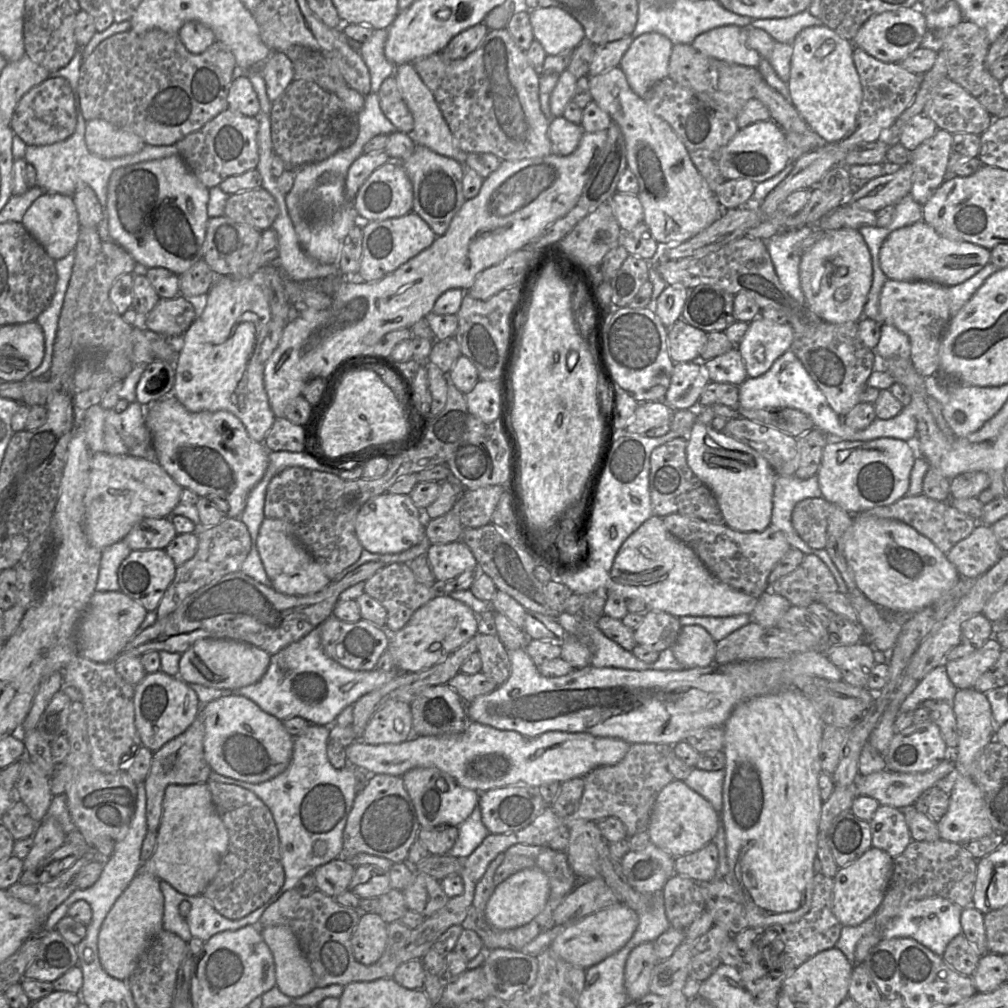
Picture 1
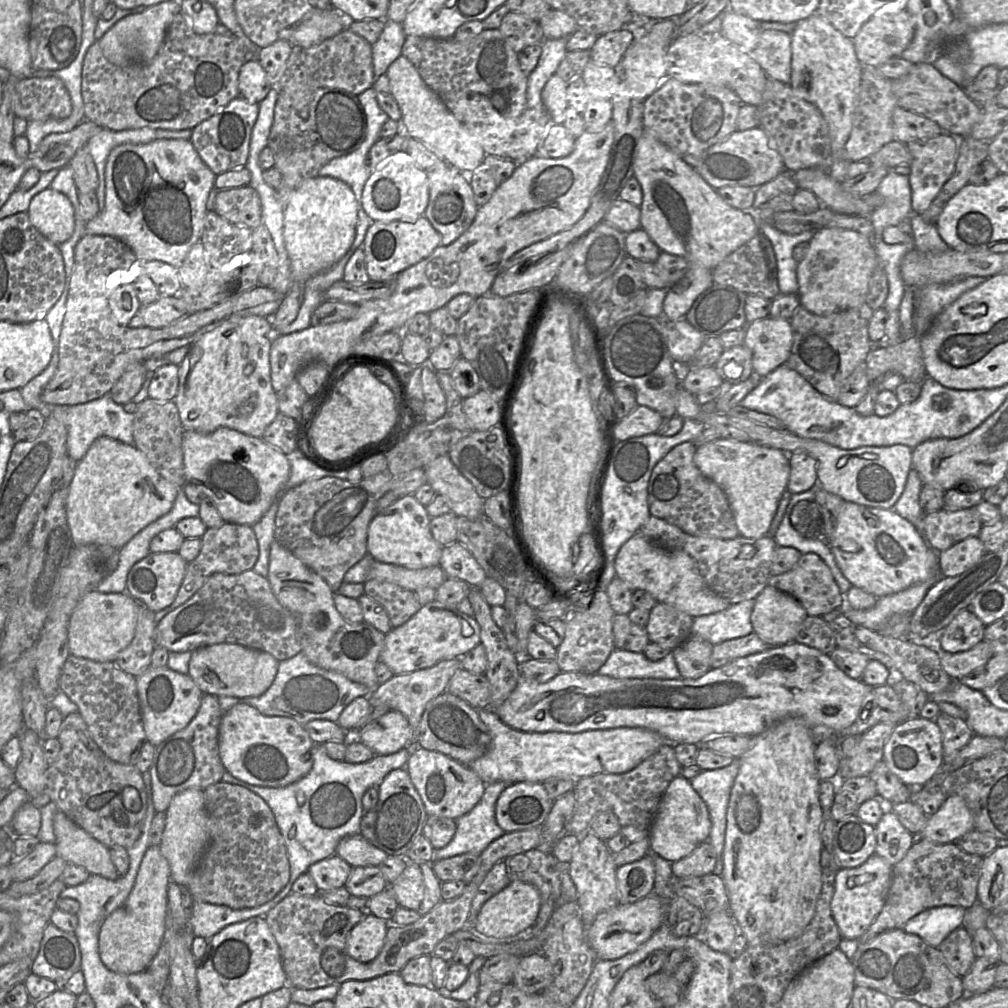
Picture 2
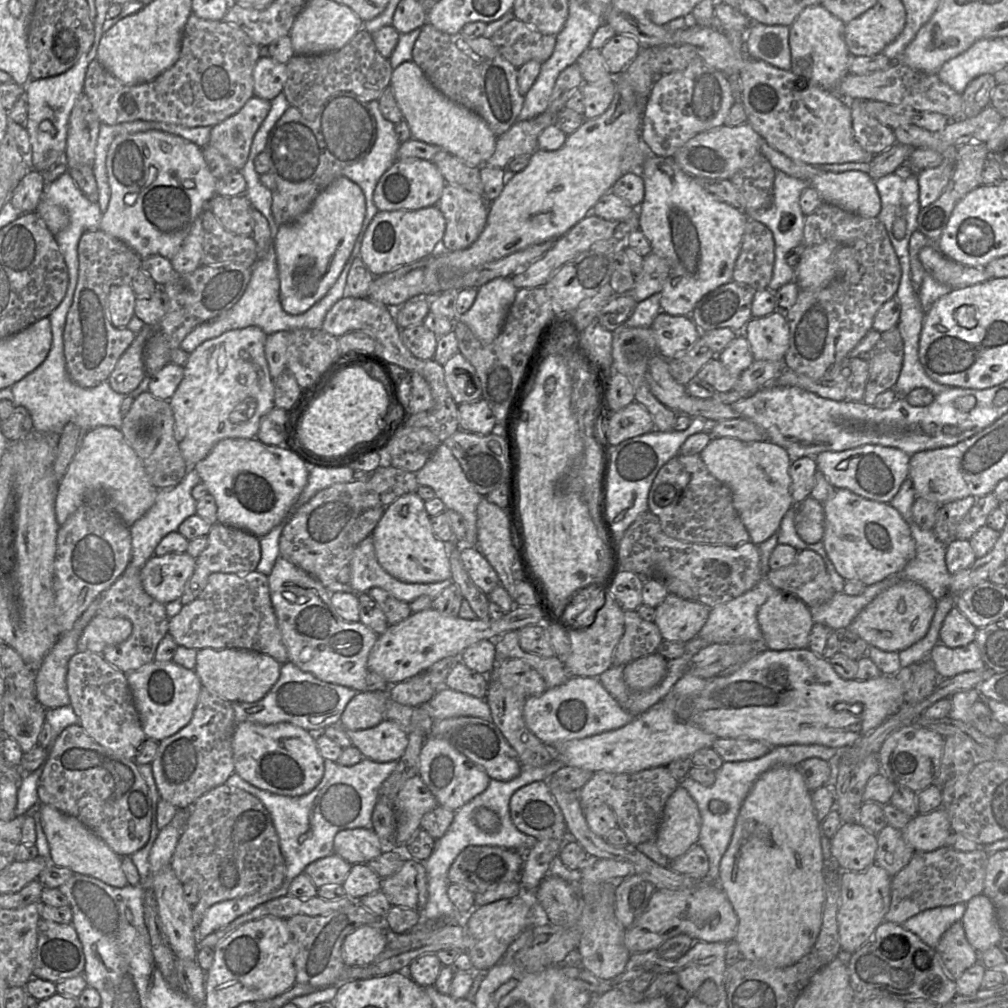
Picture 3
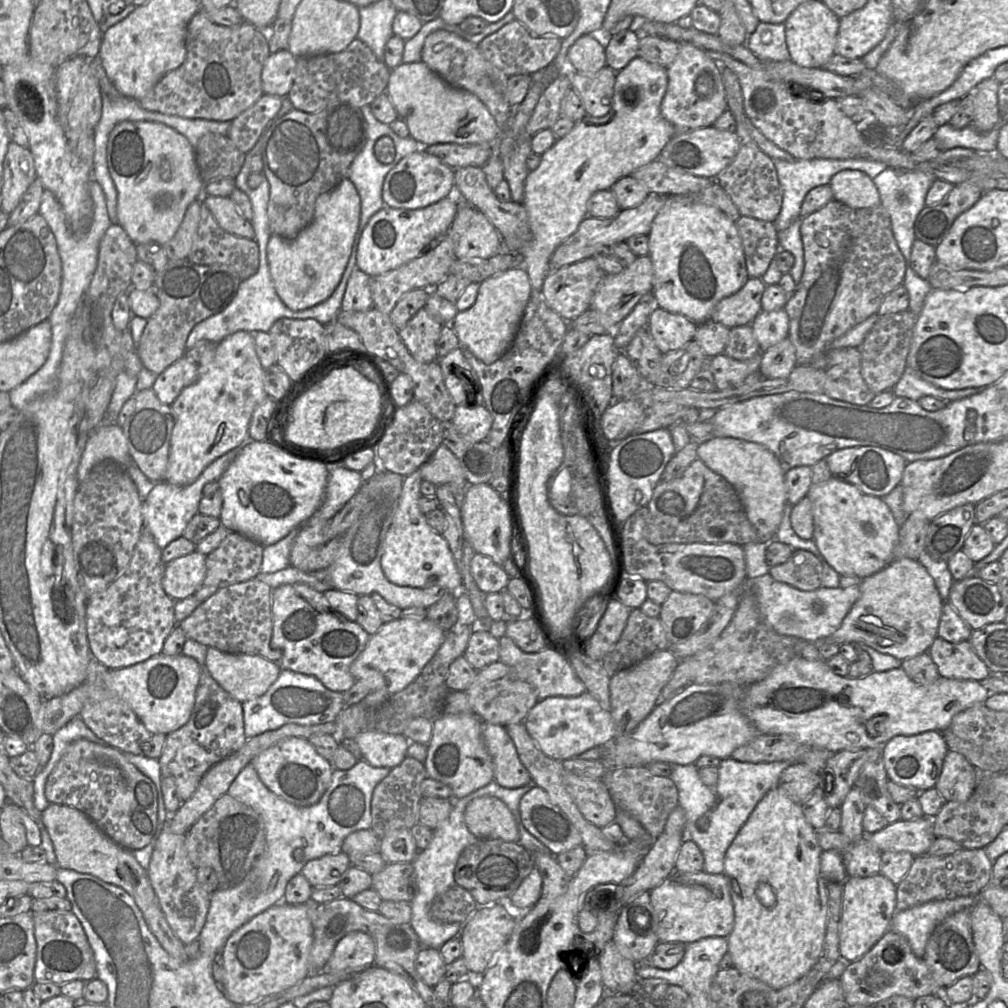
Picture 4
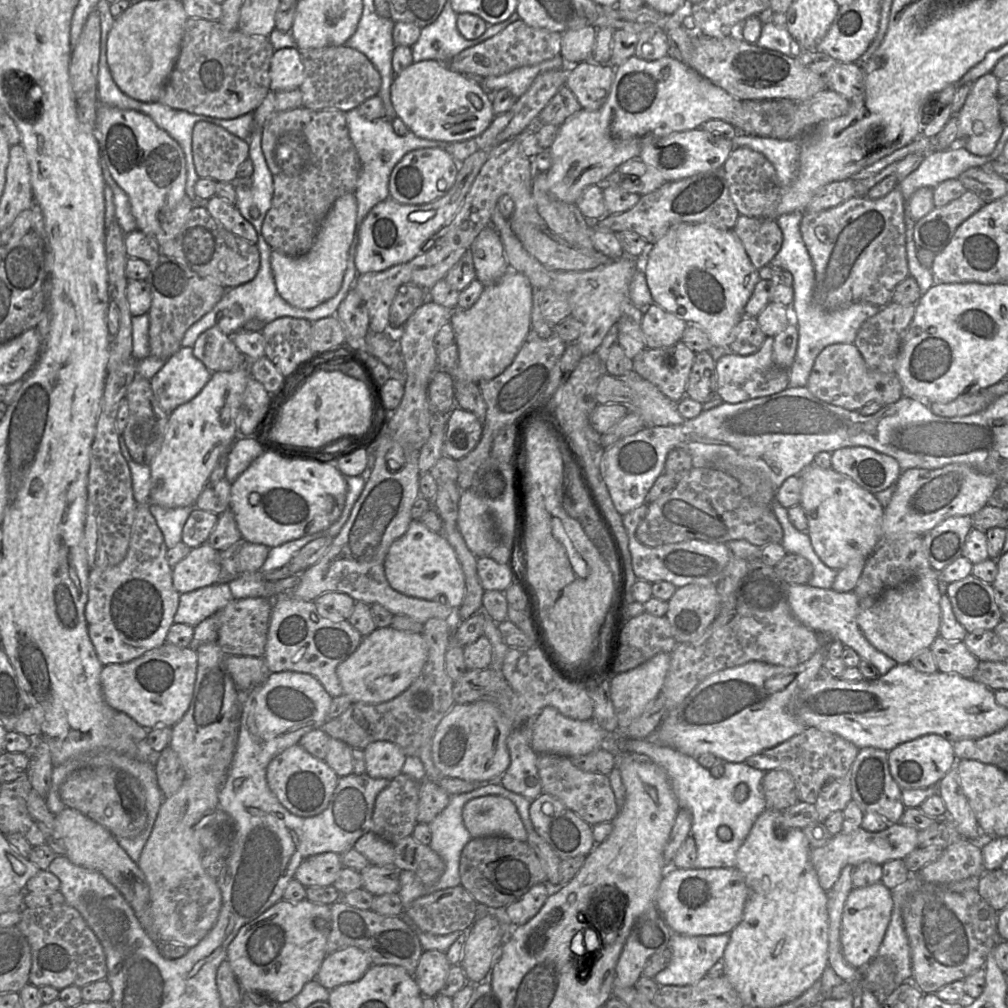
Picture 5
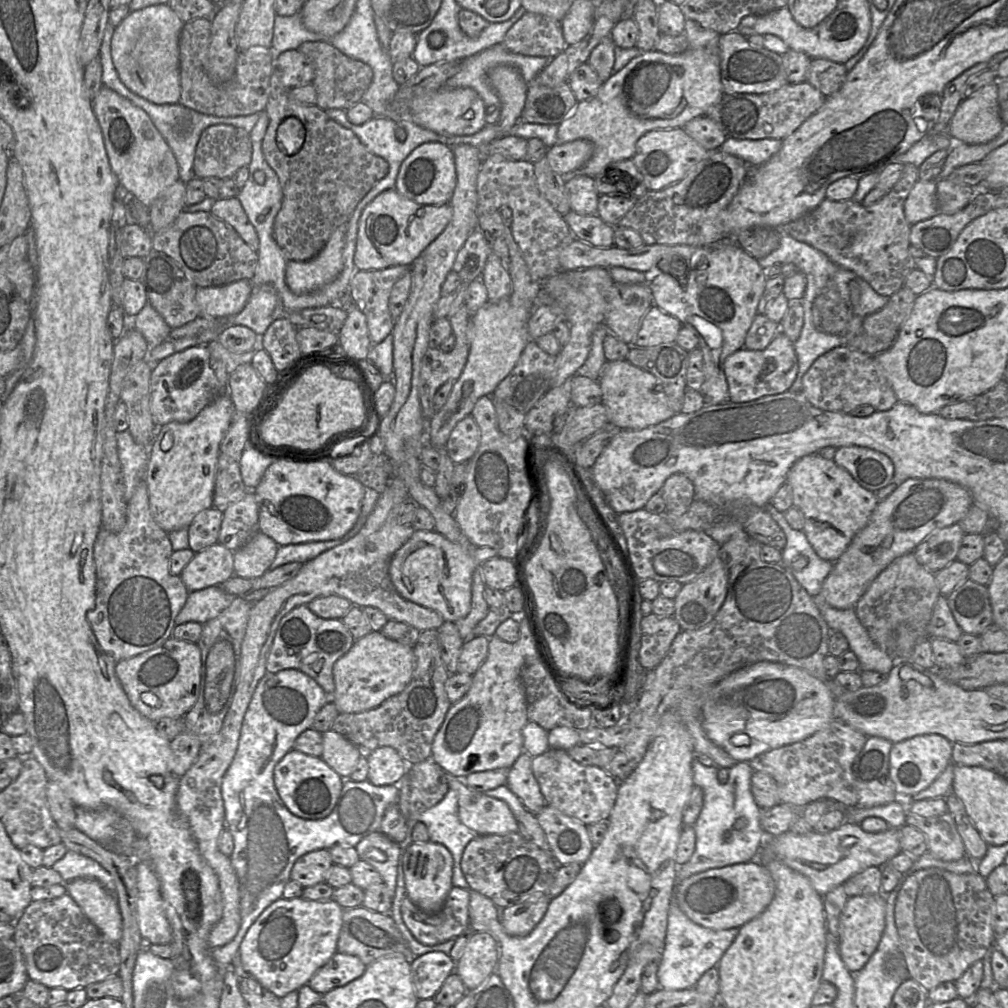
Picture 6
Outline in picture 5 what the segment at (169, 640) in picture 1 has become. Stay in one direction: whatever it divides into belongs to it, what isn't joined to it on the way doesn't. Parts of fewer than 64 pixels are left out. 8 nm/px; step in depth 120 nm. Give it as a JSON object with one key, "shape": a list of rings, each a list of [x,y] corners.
{"shape":[[[264,597],[235,599],[219,611],[221,613],[221,626],[216,642],[224,654],[227,656],[252,656],[264,659],[273,600]]]}

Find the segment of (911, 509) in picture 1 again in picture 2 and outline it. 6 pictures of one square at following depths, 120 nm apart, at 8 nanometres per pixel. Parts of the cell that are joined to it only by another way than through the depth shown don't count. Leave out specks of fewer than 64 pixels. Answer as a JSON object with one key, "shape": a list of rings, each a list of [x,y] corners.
{"shape":[[[975,507],[948,511],[945,509],[924,514],[922,536],[936,552],[943,552],[954,544],[978,536],[983,524]]]}

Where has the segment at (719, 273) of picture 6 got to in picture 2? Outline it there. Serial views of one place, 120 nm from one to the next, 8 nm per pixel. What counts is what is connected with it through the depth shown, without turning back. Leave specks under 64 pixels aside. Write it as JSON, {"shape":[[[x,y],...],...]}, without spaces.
{"shape":[[[645,128],[636,145],[632,171],[643,194],[639,206],[641,228],[661,251],[682,256],[687,261],[686,274],[676,284],[666,289],[663,301],[663,318],[668,320],[685,318],[697,297],[714,284],[713,269],[741,245],[761,233],[760,228],[748,210],[736,209],[729,205],[694,167]]]}

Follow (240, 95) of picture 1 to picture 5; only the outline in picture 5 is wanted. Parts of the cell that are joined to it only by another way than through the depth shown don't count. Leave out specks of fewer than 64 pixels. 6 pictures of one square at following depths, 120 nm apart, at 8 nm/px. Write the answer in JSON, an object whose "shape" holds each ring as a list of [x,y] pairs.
{"shape":[[[296,47],[274,51],[269,74],[271,91],[281,92],[299,88],[304,81],[300,50]]]}

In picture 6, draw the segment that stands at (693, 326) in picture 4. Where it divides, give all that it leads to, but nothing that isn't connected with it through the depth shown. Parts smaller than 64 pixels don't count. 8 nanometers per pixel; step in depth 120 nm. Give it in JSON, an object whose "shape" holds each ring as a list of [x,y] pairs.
{"shape":[[[652,305],[642,319],[634,346],[654,347],[674,342],[682,326],[679,319]]]}

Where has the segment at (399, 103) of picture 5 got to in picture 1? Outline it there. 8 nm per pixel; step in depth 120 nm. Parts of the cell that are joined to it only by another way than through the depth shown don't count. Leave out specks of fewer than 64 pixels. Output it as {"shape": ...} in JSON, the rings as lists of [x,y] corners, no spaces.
{"shape":[[[413,63],[398,65],[395,77],[399,92],[414,119],[414,128],[408,134],[417,144],[424,145],[434,152],[465,163],[468,153],[460,149],[430,89],[422,81]]]}

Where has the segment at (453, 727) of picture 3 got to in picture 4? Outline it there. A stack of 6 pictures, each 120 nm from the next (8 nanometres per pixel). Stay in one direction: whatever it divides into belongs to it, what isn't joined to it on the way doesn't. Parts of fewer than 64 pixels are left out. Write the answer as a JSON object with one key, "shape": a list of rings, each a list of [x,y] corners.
{"shape":[[[482,722],[482,737],[493,761],[494,780],[499,785],[518,788],[533,781],[504,726]]]}

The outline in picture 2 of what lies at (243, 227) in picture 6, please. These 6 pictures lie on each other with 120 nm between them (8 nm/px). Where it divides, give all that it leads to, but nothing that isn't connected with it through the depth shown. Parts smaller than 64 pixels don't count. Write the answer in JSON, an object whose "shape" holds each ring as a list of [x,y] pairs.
{"shape":[[[251,186],[218,191],[214,199],[214,211],[226,221],[251,230],[263,223],[262,202]]]}

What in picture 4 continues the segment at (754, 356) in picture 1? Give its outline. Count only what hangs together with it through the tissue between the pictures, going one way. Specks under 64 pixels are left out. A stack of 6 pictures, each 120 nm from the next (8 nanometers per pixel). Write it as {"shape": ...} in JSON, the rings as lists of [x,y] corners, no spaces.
{"shape":[[[784,308],[761,310],[750,324],[762,351],[787,338],[789,334],[789,317]]]}

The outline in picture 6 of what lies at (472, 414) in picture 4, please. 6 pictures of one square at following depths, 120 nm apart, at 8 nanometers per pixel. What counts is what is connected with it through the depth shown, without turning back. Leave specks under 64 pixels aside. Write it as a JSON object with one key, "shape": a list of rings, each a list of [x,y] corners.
{"shape":[[[468,415],[453,428],[445,449],[455,463],[466,463],[476,453],[481,439],[481,431],[475,419]]]}

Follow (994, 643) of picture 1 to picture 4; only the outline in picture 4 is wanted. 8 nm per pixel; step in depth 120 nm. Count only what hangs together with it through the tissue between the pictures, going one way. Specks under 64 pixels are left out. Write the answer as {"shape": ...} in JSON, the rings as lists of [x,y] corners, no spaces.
{"shape":[[[936,637],[927,652],[937,667],[939,677],[980,682],[991,674],[985,663],[977,656],[969,641],[951,643]]]}

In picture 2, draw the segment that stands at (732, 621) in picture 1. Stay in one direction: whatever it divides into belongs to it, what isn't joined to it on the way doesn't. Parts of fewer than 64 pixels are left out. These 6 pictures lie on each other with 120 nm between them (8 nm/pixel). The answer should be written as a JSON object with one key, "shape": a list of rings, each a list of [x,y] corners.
{"shape":[[[755,599],[731,604],[723,611],[693,618],[692,635],[713,646],[749,635],[754,631],[751,613]]]}

